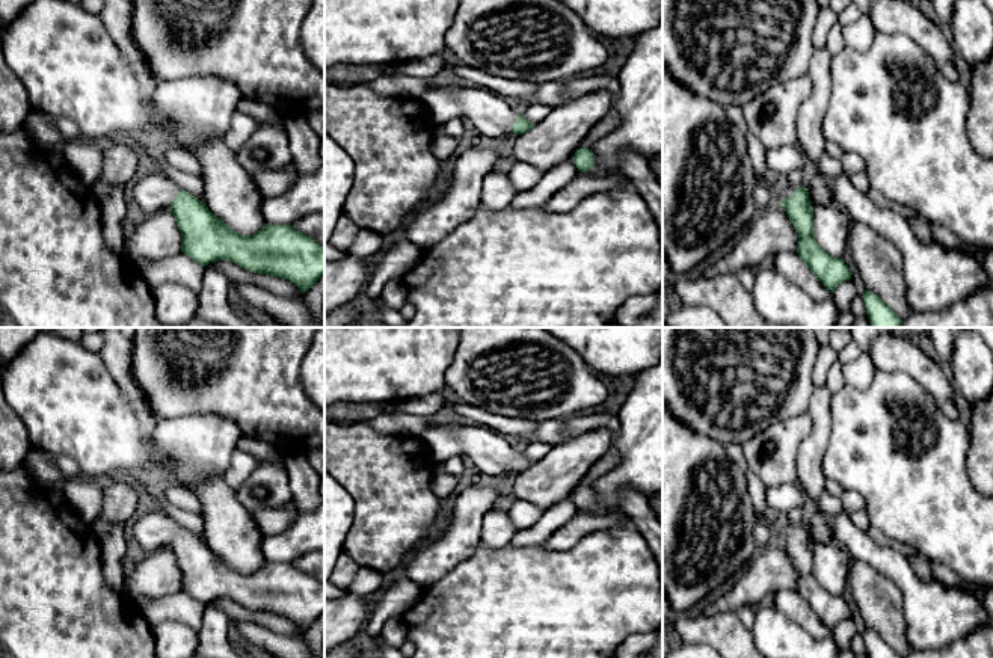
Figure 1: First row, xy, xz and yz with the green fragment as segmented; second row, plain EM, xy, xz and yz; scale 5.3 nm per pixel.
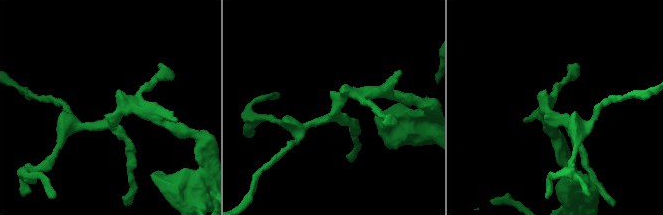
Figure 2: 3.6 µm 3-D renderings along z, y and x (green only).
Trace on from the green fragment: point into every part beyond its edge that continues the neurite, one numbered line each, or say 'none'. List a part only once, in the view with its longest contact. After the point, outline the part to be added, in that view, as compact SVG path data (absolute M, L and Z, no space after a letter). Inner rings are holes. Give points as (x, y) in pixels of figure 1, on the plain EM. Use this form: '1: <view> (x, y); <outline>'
1: xy (154, 530); M155 510L140 518L133 518L125 524L131 528L136 542L146 551L152 552L169 546L180 530L180 525L166 513Z

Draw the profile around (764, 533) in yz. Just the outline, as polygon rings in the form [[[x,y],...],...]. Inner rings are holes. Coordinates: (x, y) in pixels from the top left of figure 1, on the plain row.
[[[759,521],[753,527],[753,539],[759,549],[764,549],[777,540],[774,522]]]

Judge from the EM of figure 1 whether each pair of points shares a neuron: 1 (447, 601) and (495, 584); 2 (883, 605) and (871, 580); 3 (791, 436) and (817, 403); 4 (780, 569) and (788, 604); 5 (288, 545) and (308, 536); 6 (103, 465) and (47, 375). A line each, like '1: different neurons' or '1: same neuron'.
1: same neuron
2: same neuron
3: different neurons
4: different neurons
5: same neuron
6: same neuron

